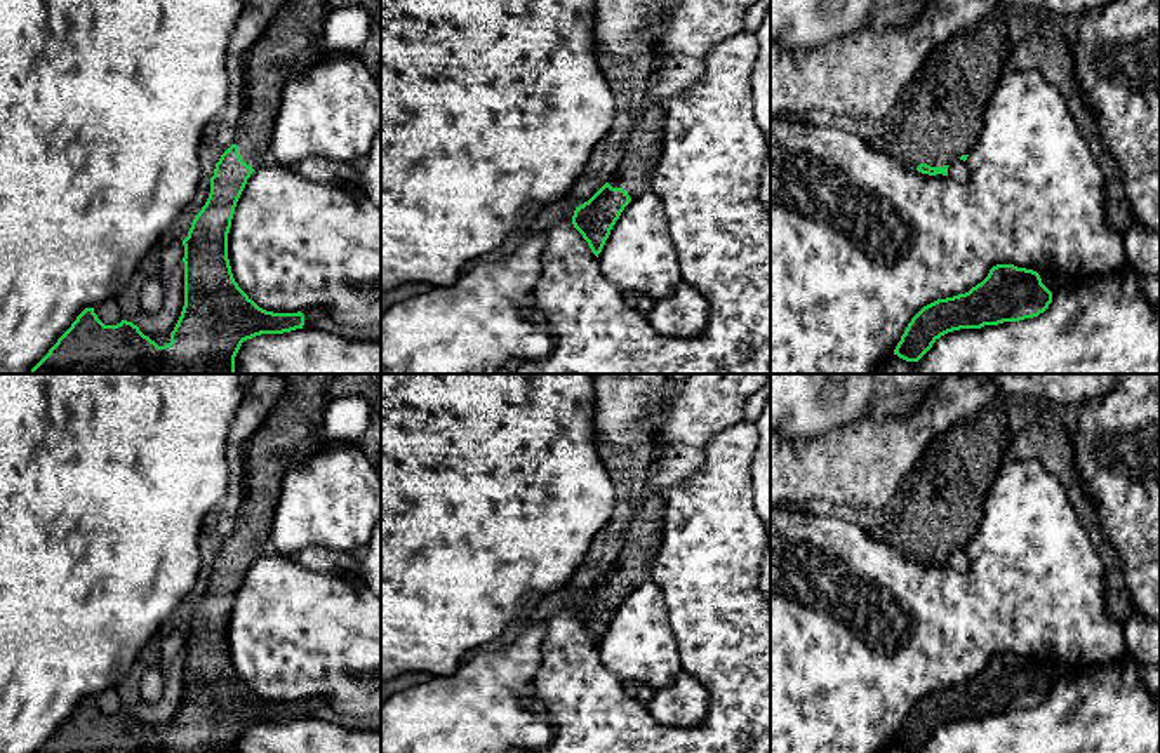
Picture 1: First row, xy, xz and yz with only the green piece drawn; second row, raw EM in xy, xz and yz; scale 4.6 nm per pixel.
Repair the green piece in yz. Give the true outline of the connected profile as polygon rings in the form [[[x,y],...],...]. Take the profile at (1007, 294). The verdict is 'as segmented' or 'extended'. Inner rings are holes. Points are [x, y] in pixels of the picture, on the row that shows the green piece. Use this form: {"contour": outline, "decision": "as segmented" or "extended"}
{"contour": [[[997,264],[969,292],[923,306],[908,323],[894,355],[918,362],[948,332],[1033,318],[1050,303],[1052,292],[1037,271]]], "decision": "as segmented"}

